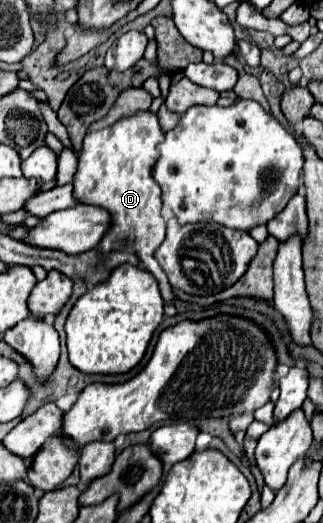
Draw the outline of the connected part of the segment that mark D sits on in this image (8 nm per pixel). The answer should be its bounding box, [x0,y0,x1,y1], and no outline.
[74,110,172,302]

